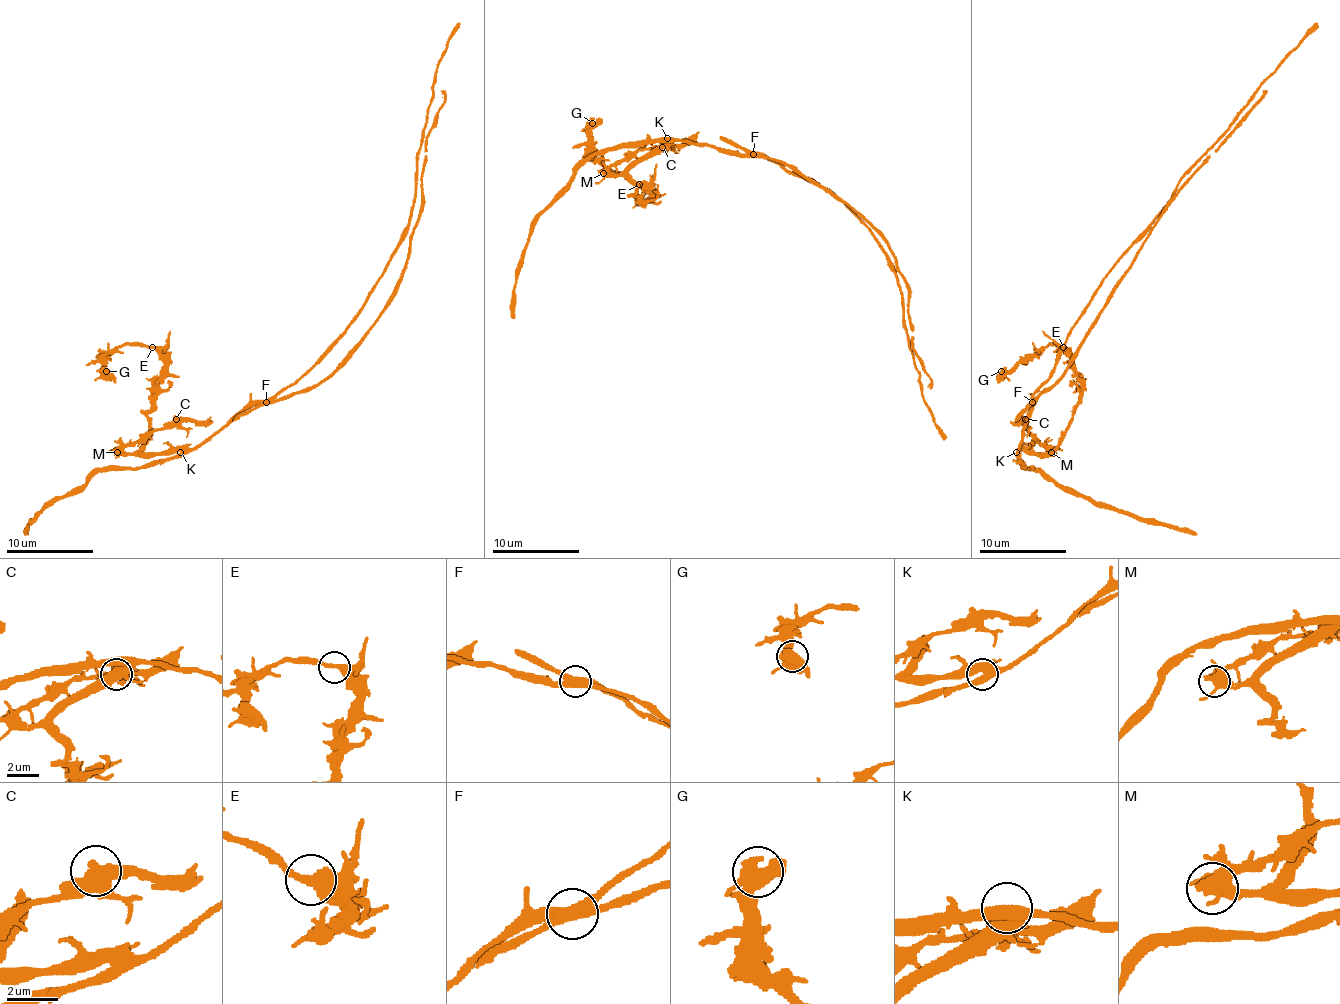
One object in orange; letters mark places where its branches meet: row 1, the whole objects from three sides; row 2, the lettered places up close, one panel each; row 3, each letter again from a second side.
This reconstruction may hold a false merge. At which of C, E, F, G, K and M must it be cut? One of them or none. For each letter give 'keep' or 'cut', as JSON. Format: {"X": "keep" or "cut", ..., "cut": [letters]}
{"C": "keep", "E": "keep", "F": "cut", "G": "keep", "K": "keep", "M": "keep", "cut": ["F"]}

